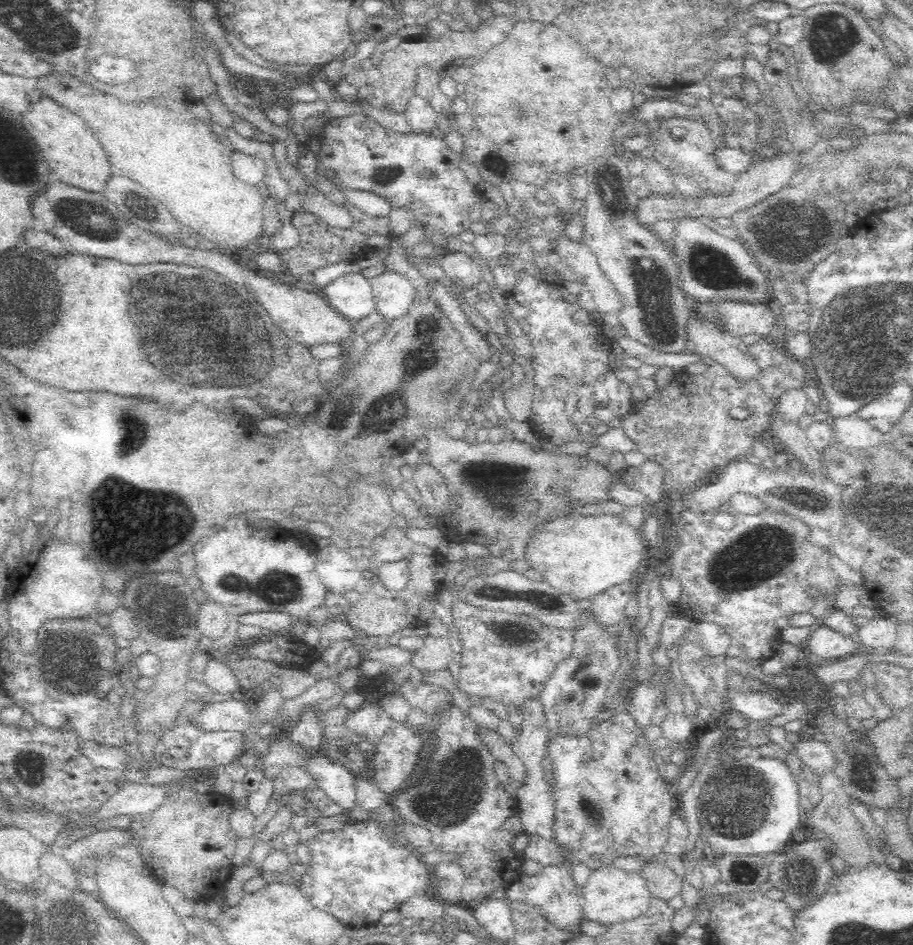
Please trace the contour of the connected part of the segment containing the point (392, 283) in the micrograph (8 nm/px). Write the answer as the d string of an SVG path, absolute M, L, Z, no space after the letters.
M387 270L369 280L375 298L375 311L385 318L385 323L402 317L408 311L414 296L411 280Z

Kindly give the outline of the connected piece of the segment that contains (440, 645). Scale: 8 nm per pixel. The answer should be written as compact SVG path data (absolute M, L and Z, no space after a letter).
M428 636L425 638L425 645L413 652L411 664L421 671L432 673L448 670L448 666L457 659L447 638Z

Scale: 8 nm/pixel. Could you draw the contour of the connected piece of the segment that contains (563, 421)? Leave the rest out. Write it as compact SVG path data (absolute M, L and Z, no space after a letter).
M525 270L515 272L515 282L516 286L505 298L516 324L522 324L522 330L534 348L534 358L529 361L529 368L536 371L536 376L532 379L533 408L529 421L533 429L544 441L552 440L554 445L561 445L576 438L578 424L593 420L594 410L598 410L598 406L610 410L612 419L625 419L638 395L632 384L620 380L614 374L615 370L610 366L612 341L604 335L600 326L590 322L586 312L578 306L578 298L572 296L561 284L548 283L544 278L536 278Z

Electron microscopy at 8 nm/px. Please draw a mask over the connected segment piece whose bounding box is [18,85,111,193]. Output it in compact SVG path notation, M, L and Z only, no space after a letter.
M29 85L24 99L26 99L26 108L18 111L20 124L24 131L32 136L36 146L44 155L44 160L54 179L83 191L100 193L111 168L106 161L106 153L96 141L92 131L86 128L86 124L78 116L62 108L40 88Z

